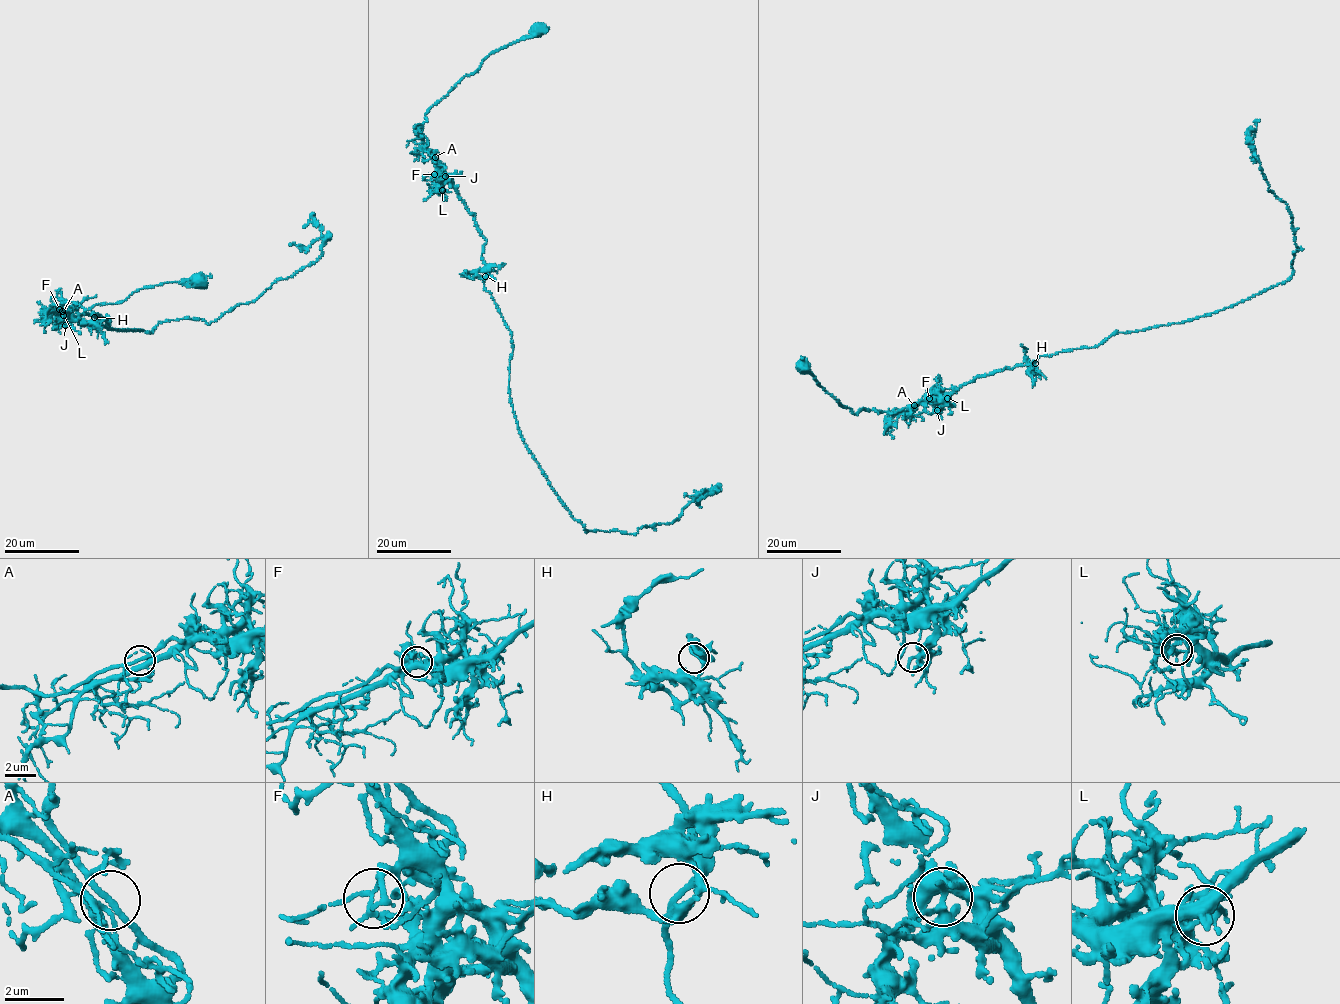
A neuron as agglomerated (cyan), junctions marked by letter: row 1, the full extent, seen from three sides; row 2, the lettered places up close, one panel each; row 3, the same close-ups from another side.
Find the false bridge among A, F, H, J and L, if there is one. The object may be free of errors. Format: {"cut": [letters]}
{"cut": []}

